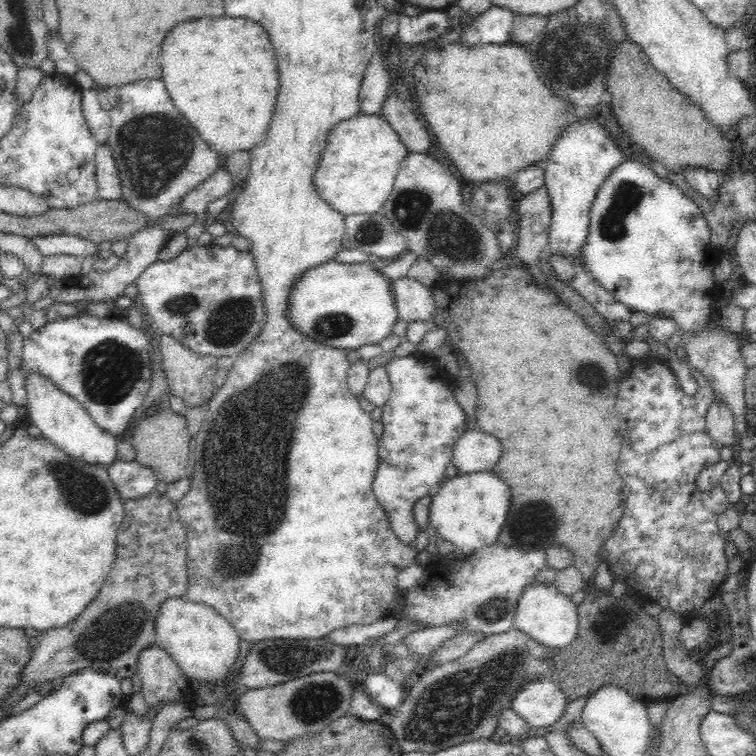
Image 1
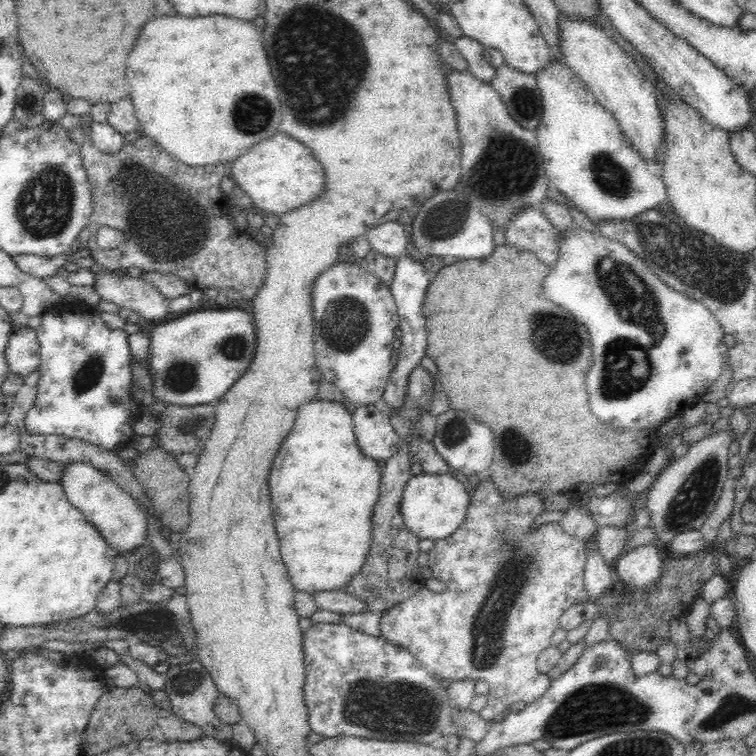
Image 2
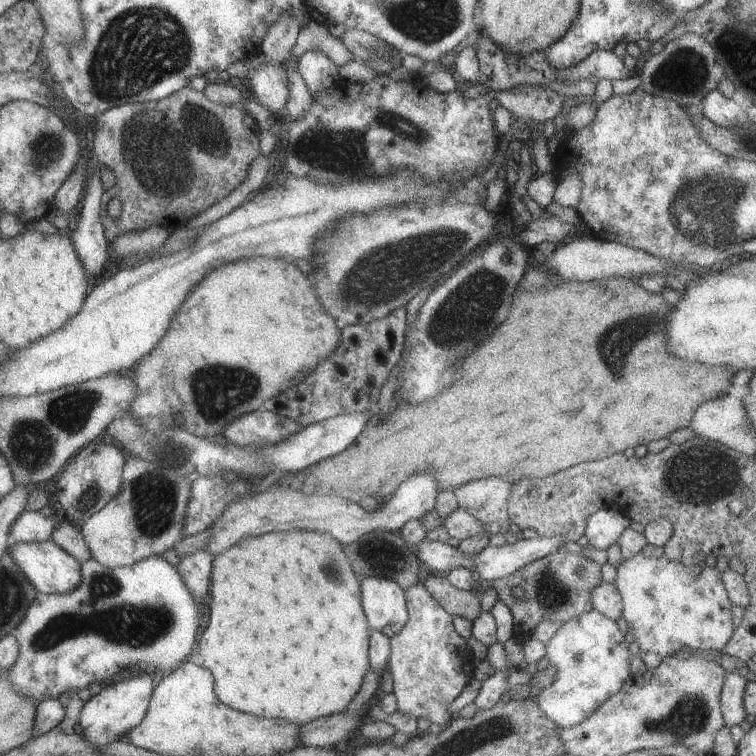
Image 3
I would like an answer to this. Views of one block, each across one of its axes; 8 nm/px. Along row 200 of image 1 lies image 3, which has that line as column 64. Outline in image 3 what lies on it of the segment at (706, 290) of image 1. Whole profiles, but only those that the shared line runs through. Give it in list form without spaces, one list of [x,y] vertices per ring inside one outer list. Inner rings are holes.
[[[151,555],[149,558],[143,559],[131,566],[113,567],[112,569],[104,567],[95,559],[89,557],[80,564],[81,580],[79,584],[71,591],[63,594],[47,594],[37,593],[34,599],[27,605],[27,610],[24,612],[24,617],[16,628],[16,641],[18,644],[18,655],[15,662],[8,668],[8,683],[13,689],[13,692],[25,696],[33,703],[37,704],[45,699],[57,699],[67,691],[77,692],[81,688],[94,690],[95,685],[99,682],[113,682],[112,678],[122,668],[127,668],[129,664],[140,664],[147,667],[151,672],[159,672],[162,676],[167,676],[181,662],[187,660],[190,654],[193,654],[193,642],[199,634],[197,609],[199,606],[195,604],[187,587],[184,586],[178,572],[172,568],[163,557],[160,555]]]

